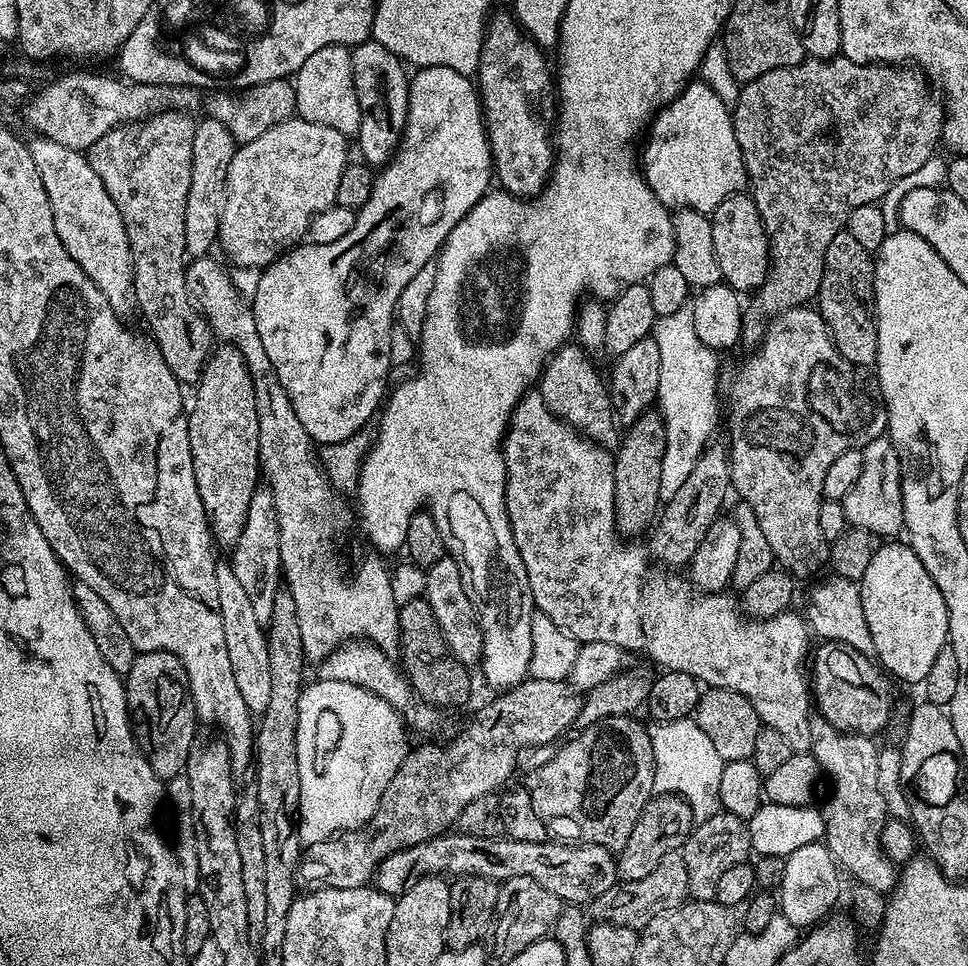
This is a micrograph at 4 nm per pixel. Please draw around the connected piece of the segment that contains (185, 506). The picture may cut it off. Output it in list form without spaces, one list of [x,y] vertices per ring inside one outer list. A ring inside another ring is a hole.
[[[188,423],[164,424],[164,428],[160,428],[155,472],[155,492],[136,511],[137,523],[145,531],[156,531],[162,548],[161,555],[164,554],[169,575],[176,585],[198,597],[210,610],[220,610],[216,566],[218,556],[214,554],[216,544],[194,479]]]

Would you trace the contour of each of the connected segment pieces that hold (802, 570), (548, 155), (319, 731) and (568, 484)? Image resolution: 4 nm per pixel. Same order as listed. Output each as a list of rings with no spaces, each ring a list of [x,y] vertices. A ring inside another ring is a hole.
[[[801,306],[798,308],[787,308],[778,316],[773,316],[768,322],[768,327],[764,330],[764,337],[755,345],[756,352],[752,352],[740,364],[740,369],[736,372],[736,377],[732,380],[732,385],[728,388],[728,440],[726,447],[728,458],[732,462],[732,488],[743,503],[754,510],[758,518],[758,526],[762,526],[762,534],[766,534],[766,542],[770,542],[775,563],[783,571],[793,577],[812,576],[820,567],[829,563],[828,549],[830,542],[822,538],[822,529],[818,526],[818,506],[824,501],[824,491],[822,482],[826,482],[826,470],[830,470],[830,465],[838,454],[842,454],[851,448],[865,448],[874,438],[885,435],[888,427],[888,412],[884,408],[884,401],[879,395],[864,392],[860,396],[860,388],[856,385],[857,369],[853,365],[847,364],[838,354],[834,346],[832,336],[828,332],[828,327],[824,319],[820,317],[819,311],[812,306]]]
[[[511,11],[491,13],[484,33],[484,45],[480,51],[478,69],[478,91],[482,101],[484,122],[488,129],[488,142],[495,156],[494,176],[499,187],[512,196],[535,198],[548,185],[548,177],[554,167],[554,148],[548,145],[548,120],[544,117],[544,99],[548,96],[548,87],[553,87],[554,76],[548,73],[548,64],[544,61],[541,45],[526,35],[516,22]],[[508,147],[516,156],[508,156]]]
[[[317,679],[315,683],[305,687],[298,702],[298,831],[305,845],[322,842],[337,832],[361,828],[367,820],[372,819],[380,805],[382,790],[390,786],[390,778],[394,778],[398,766],[402,766],[410,751],[406,725],[400,713],[385,700],[350,682]]]
[[[529,391],[528,395],[520,400],[518,406],[512,411],[512,416],[508,419],[508,430],[504,434],[502,447],[504,449],[504,461],[506,462],[506,510],[510,518],[510,530],[514,538],[514,546],[518,546],[518,554],[522,554],[522,566],[526,566],[526,578],[530,582],[532,598],[539,612],[546,614],[546,618],[550,618],[550,622],[554,622],[554,626],[561,628],[563,632],[568,633],[573,640],[580,644],[610,642],[614,646],[623,648],[625,653],[628,654],[644,651],[654,663],[661,664],[659,666],[661,669],[690,674],[700,681],[701,685],[708,688],[725,688],[742,694],[750,702],[750,706],[754,706],[761,725],[770,730],[778,730],[778,734],[782,734],[782,738],[790,746],[792,753],[811,752],[814,700],[810,695],[810,680],[806,675],[806,659],[810,654],[810,648],[808,652],[810,629],[805,617],[799,611],[796,613],[796,610],[789,610],[780,612],[774,618],[753,620],[744,615],[737,597],[735,600],[734,597],[728,596],[729,594],[700,594],[695,596],[683,579],[680,581],[675,580],[672,576],[656,576],[655,570],[657,571],[657,569],[649,557],[647,547],[640,542],[625,542],[616,530],[613,457],[607,451],[601,450],[593,444],[591,440],[585,440],[565,420],[557,418],[546,406],[546,402],[541,398],[539,391]]]

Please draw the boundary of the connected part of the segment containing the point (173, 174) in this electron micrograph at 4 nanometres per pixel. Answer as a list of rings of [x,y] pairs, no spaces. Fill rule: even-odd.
[[[160,112],[157,116],[151,116],[148,120],[139,120],[133,124],[119,124],[110,134],[102,134],[98,142],[88,149],[86,155],[90,166],[94,166],[94,174],[102,178],[102,186],[106,186],[106,194],[114,198],[114,206],[118,206],[118,214],[122,214],[122,222],[126,226],[126,234],[130,238],[130,250],[132,251],[132,296],[135,307],[140,308],[144,320],[148,323],[147,331],[151,339],[159,348],[162,358],[170,366],[170,370],[176,379],[184,382],[189,376],[192,382],[199,381],[200,373],[204,370],[204,364],[212,354],[214,337],[212,330],[206,330],[208,324],[202,324],[196,320],[192,322],[192,316],[188,316],[186,324],[188,330],[180,332],[182,316],[178,316],[178,308],[166,308],[168,306],[168,294],[174,292],[174,282],[178,278],[188,278],[186,271],[186,206],[190,194],[190,174],[192,173],[192,159],[194,158],[194,130],[197,121],[187,112]]]

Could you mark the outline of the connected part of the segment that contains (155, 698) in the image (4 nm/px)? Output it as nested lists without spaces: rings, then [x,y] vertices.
[[[141,652],[134,658],[134,666],[130,666],[130,674],[123,677],[123,681],[132,735],[136,738],[136,745],[142,750],[146,762],[150,762],[150,770],[154,770],[157,778],[162,782],[173,780],[183,773],[186,762],[190,758],[192,745],[198,739],[196,703],[188,685],[186,666],[182,666],[182,662],[169,652]]]

